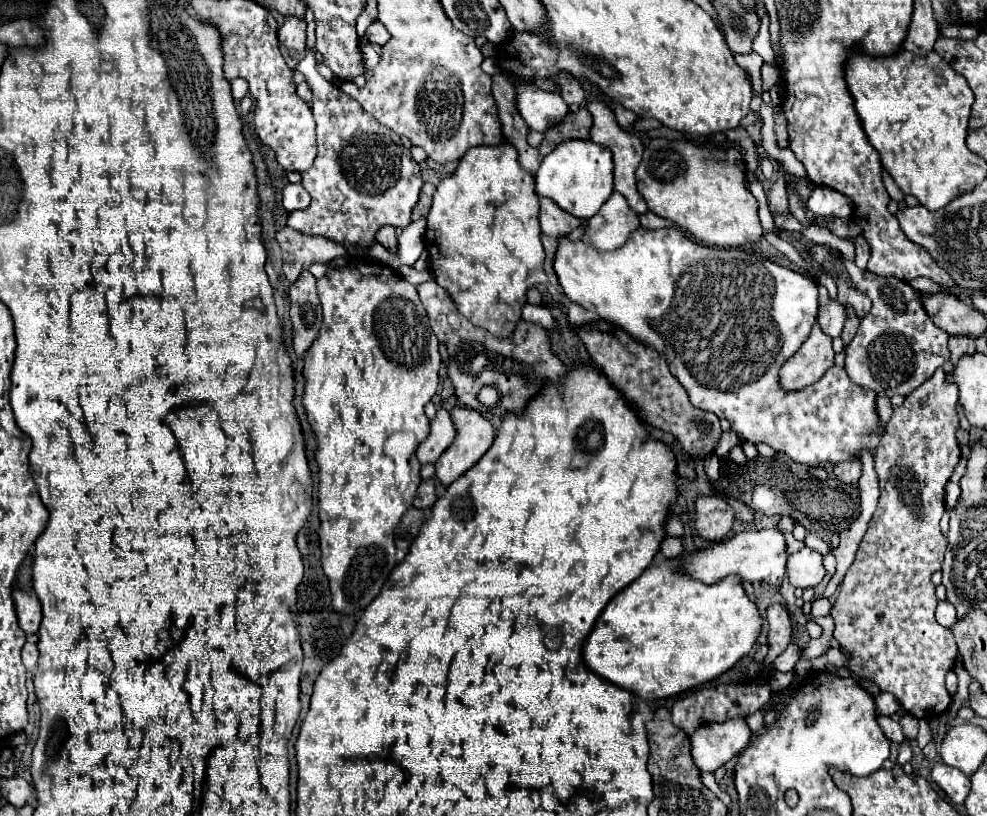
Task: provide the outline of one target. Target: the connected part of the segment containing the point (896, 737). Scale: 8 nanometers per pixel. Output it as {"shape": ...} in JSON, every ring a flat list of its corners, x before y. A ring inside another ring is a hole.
{"shape":[[879,717,879,725,881,725,881,729,883,729,883,733,887,735,887,739,889,741,893,741,893,743,903,743,903,731,901,731,901,725,897,723,897,721,893,721,891,717]]}

